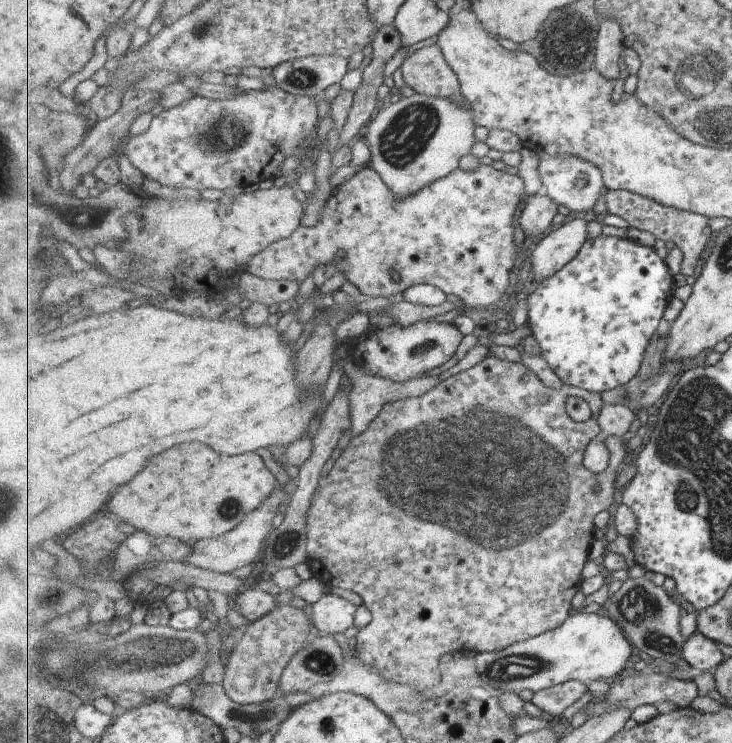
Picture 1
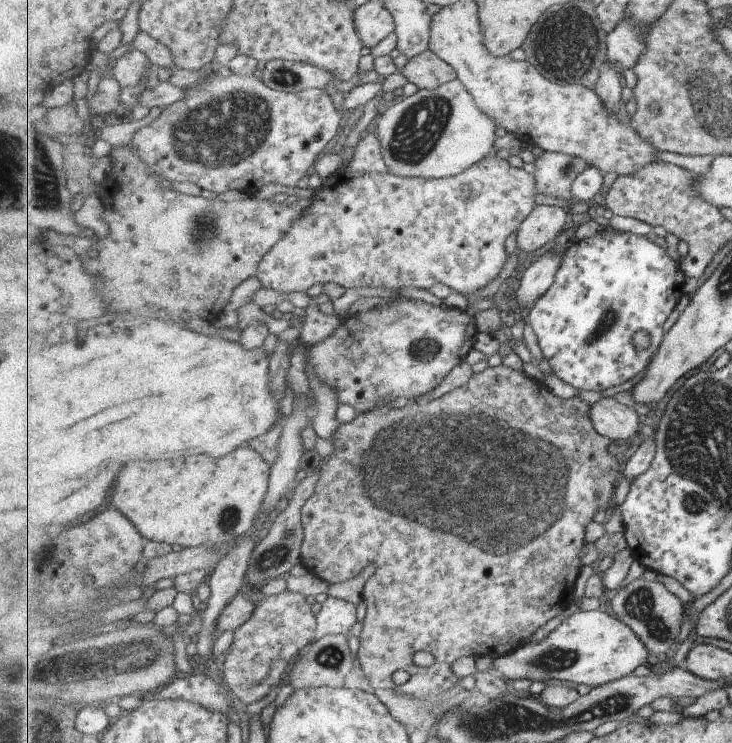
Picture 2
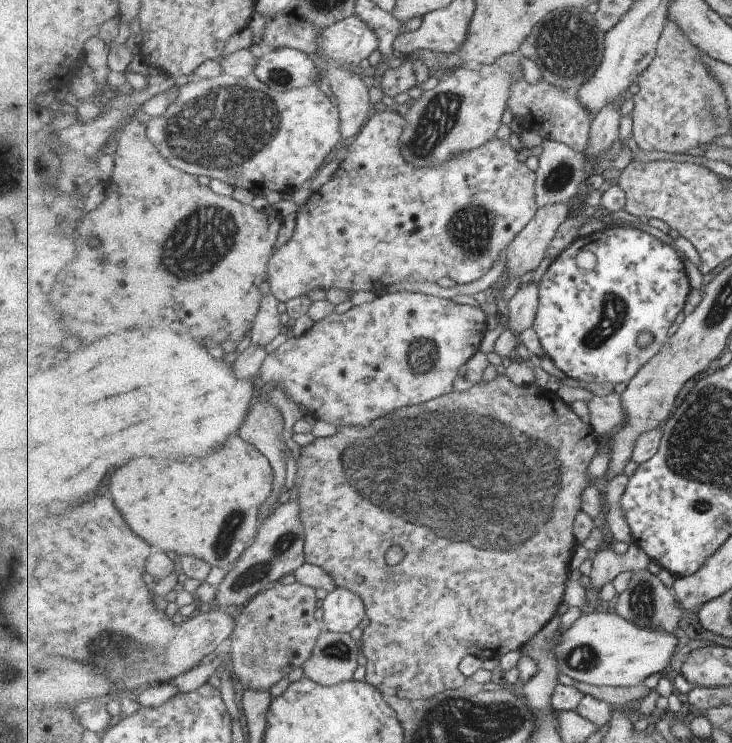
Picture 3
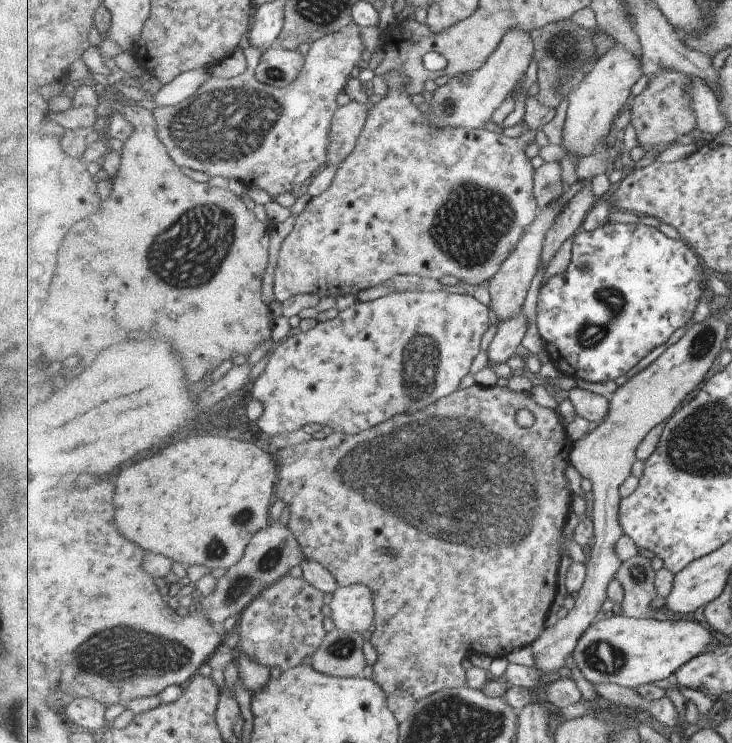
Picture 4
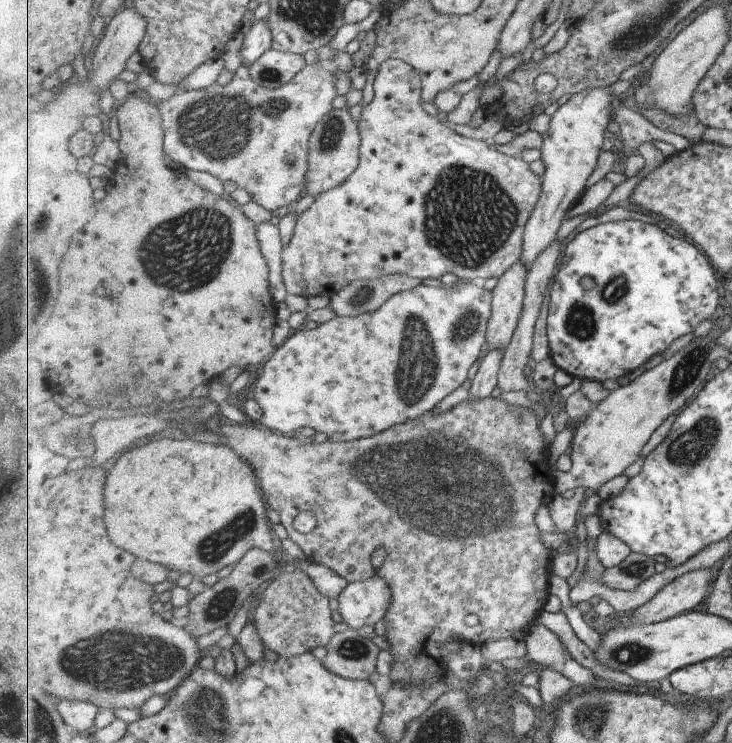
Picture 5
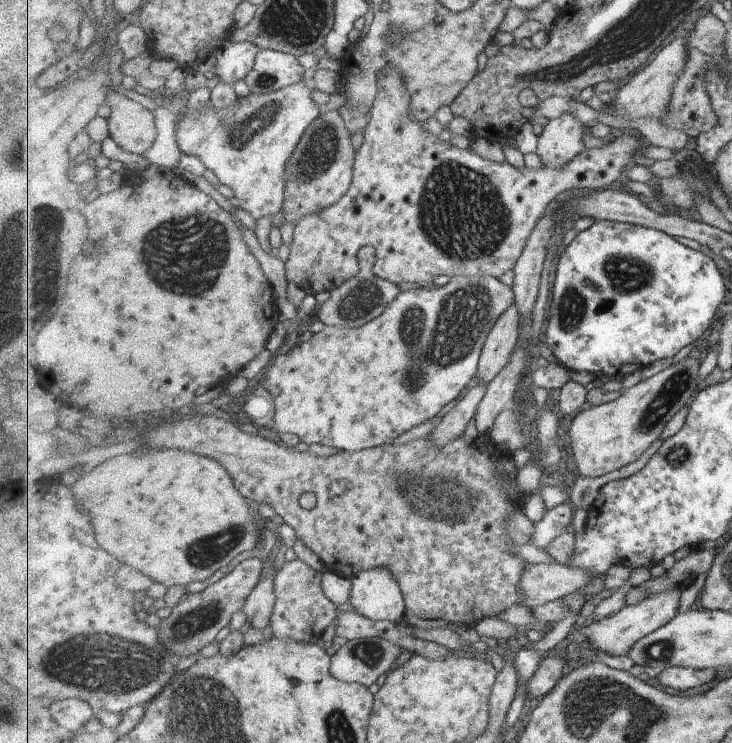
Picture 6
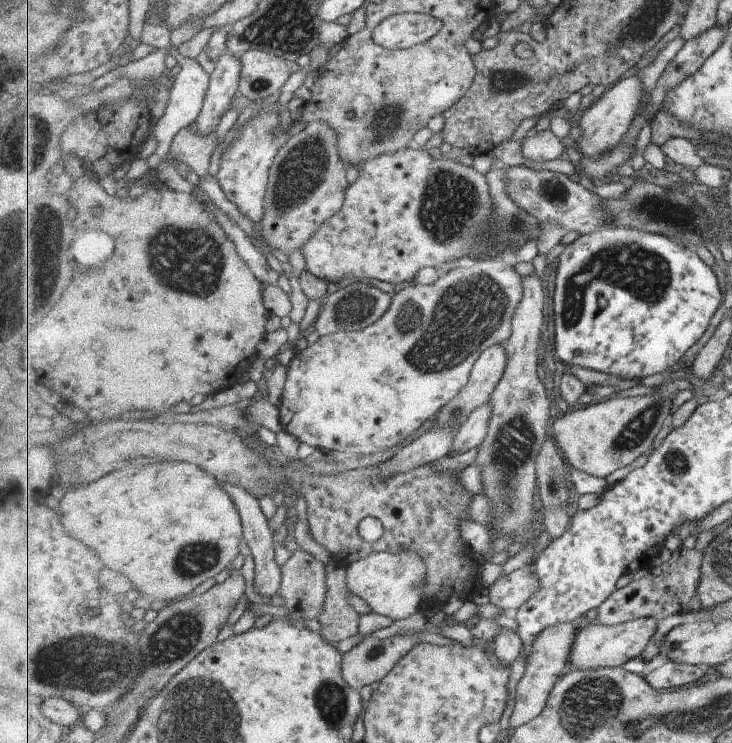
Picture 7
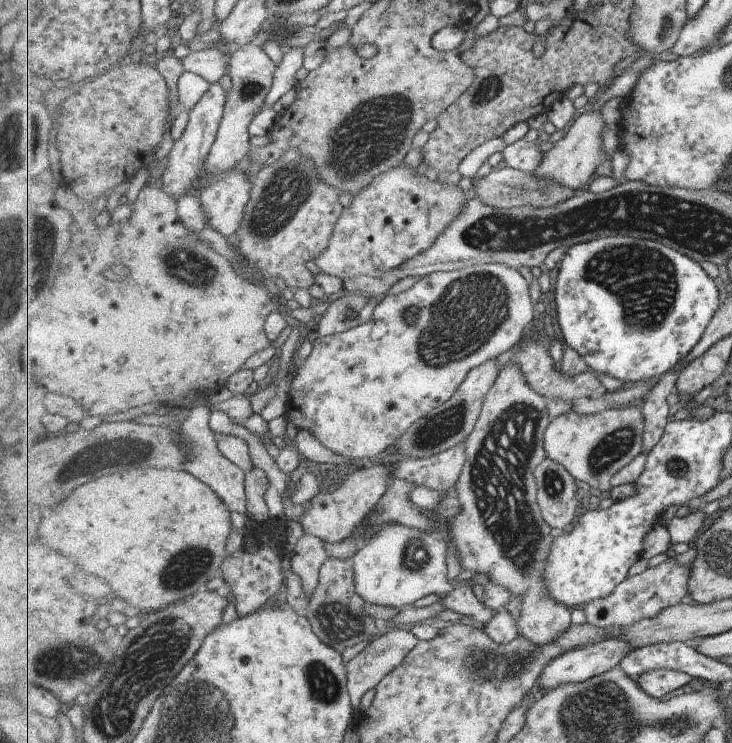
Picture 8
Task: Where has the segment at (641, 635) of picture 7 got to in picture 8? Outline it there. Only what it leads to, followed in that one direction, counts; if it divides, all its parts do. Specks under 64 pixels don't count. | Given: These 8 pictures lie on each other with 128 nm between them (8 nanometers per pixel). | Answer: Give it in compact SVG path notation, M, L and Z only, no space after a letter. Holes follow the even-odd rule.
M605 638L605 640L599 640L595 644L587 644L583 648L573 648L571 652L565 652L564 655L557 656L545 667L535 692L540 695L542 692L555 690L555 688L565 686L565 684L587 682L587 680L605 674L607 670L619 666L621 660L633 651L633 648L629 648L629 642L625 642L623 638Z

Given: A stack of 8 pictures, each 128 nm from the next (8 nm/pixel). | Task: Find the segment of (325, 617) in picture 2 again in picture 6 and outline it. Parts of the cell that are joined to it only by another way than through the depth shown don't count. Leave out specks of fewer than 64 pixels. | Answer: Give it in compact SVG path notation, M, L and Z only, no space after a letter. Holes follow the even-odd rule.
M389 568L365 570L352 579L350 603L367 618L401 622L407 614L404 590Z

